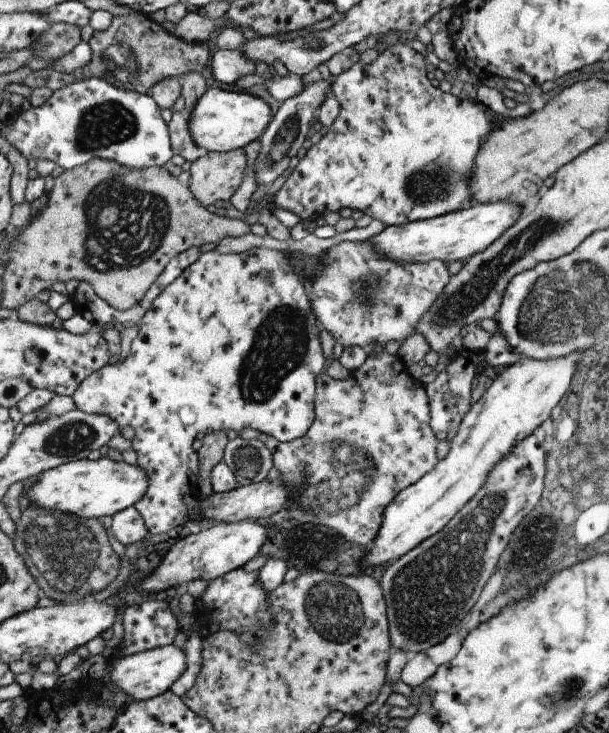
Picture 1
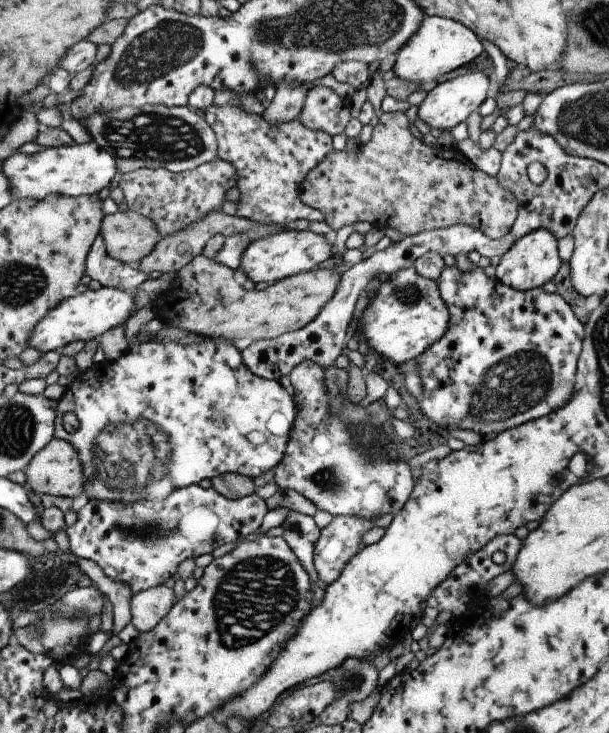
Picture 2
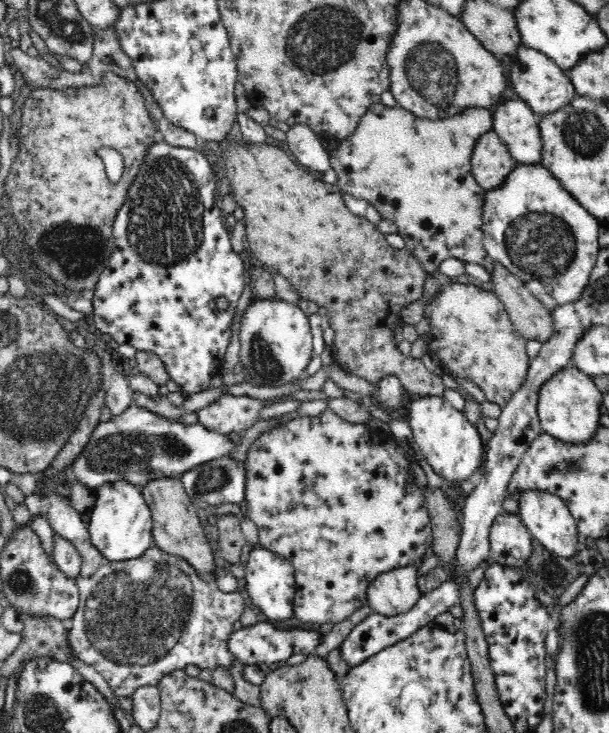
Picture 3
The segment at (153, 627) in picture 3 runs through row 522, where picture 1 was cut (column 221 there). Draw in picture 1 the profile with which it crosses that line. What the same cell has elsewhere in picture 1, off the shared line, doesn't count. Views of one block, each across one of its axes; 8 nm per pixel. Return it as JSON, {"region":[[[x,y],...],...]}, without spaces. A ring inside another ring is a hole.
{"region":[[[218,49],[212,56],[210,77],[215,82],[234,84],[243,76],[255,73],[255,64],[248,60],[238,49]]]}

